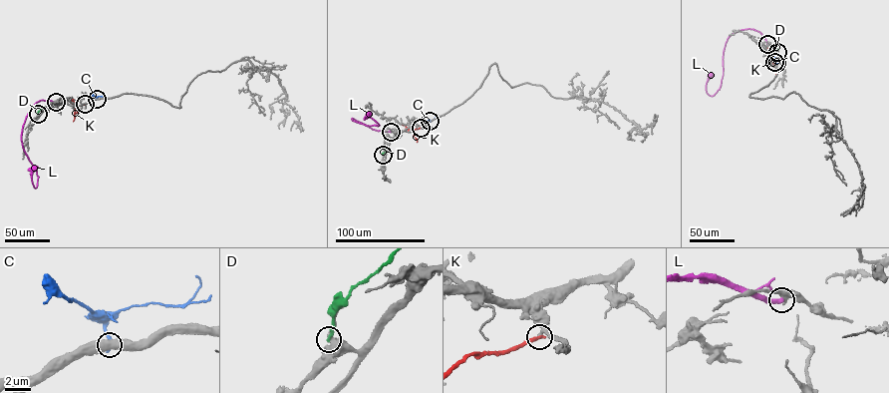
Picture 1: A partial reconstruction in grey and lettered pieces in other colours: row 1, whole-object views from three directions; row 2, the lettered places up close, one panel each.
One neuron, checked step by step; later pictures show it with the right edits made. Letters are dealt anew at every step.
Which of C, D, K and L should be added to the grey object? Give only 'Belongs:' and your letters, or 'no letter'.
Belongs: no letter

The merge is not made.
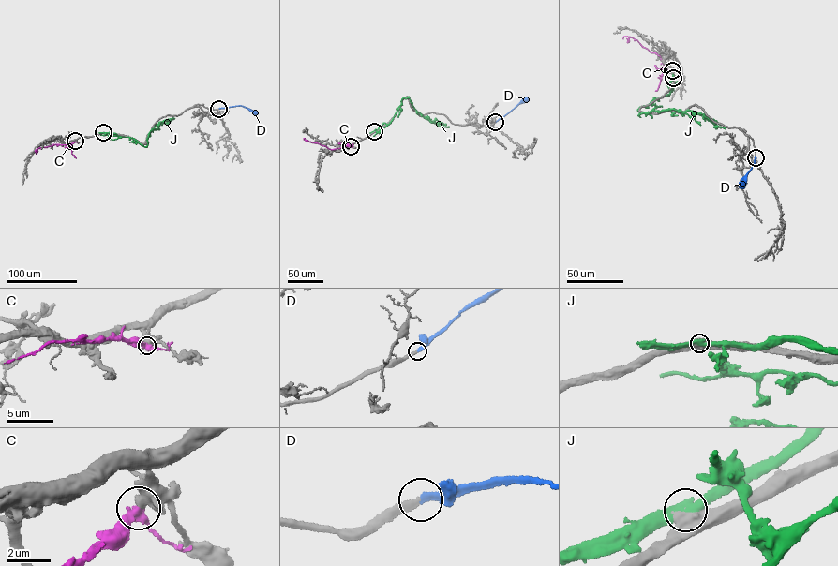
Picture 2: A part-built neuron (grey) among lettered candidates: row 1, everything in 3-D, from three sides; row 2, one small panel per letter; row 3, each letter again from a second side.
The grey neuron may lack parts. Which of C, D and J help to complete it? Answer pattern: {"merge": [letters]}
{"merge": ["D"]}

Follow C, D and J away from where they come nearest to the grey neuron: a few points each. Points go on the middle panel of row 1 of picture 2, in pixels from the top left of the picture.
C: (351, 146), (331, 149), (304, 138)
D: (495, 122), (528, 98)
J: (374, 131), (383, 123), (389, 123), (401, 99), (409, 96), (414, 109), (426, 118), (439, 126), (449, 126)

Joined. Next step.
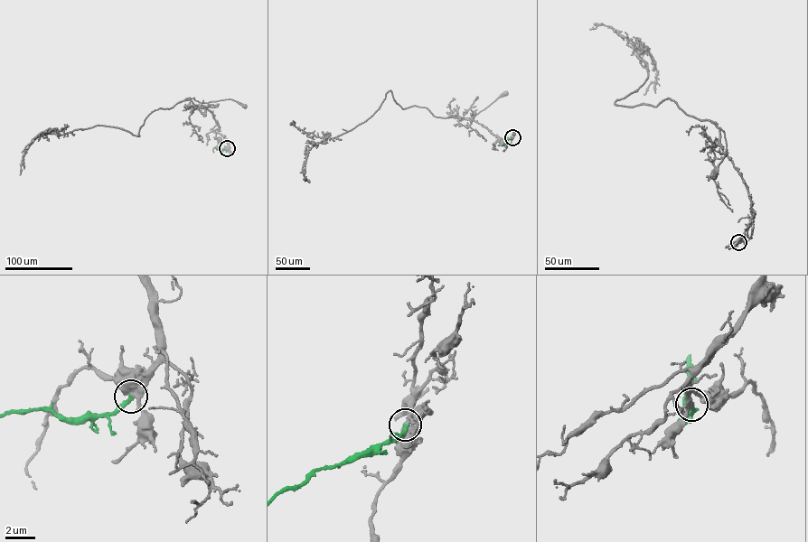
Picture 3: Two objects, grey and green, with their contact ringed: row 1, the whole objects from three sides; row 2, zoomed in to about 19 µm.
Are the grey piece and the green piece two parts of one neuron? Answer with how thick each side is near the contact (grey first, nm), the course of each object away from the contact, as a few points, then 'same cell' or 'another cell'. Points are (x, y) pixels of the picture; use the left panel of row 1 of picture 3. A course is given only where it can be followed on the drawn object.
calibres 280 and 300 nm; course grey (227, 148), (212, 112), (198, 107), (190, 98), (206, 103), (230, 98), (245, 106); course green (227, 148), (214, 147); same cell

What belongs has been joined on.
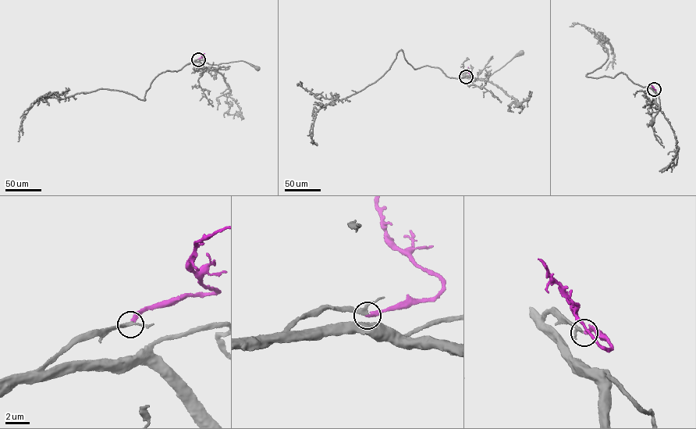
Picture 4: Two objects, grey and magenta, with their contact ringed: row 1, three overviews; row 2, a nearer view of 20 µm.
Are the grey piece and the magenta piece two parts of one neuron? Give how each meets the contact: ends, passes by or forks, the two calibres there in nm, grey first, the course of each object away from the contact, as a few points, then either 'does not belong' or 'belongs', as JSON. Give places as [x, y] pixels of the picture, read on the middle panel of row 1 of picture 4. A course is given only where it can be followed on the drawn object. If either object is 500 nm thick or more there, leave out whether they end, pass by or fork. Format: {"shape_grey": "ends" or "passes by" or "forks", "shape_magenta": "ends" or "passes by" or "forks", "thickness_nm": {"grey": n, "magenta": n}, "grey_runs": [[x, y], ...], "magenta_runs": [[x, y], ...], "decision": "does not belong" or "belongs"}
{"shape_grey": "passes by", "shape_magenta": "ends", "thickness_nm": {"grey": 240, "magenta": 280}, "grey_runs": [[466, 76], [462, 77], [484, 79], [521, 51]], "magenta_runs": [[466, 76], [470, 75], [467, 71], [468, 67]], "decision": "belongs"}

